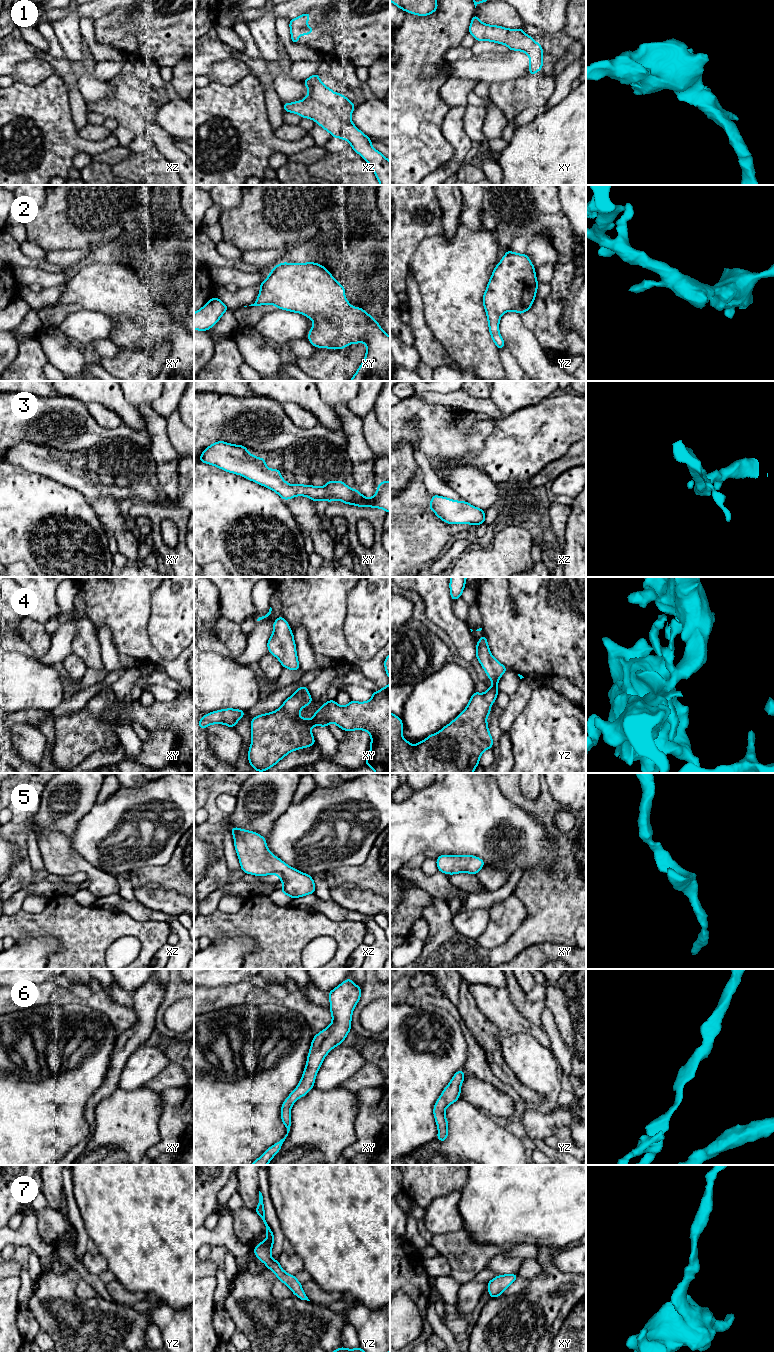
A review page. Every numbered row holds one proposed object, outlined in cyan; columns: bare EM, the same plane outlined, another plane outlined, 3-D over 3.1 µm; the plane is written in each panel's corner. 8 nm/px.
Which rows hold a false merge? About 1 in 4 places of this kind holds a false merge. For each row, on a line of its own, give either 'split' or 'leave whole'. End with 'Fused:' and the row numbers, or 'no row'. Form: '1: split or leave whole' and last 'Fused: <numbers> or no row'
1: leave whole
2: leave whole
3: leave whole
4: leave whole
5: leave whole
6: leave whole
7: leave whole
Fused: no row

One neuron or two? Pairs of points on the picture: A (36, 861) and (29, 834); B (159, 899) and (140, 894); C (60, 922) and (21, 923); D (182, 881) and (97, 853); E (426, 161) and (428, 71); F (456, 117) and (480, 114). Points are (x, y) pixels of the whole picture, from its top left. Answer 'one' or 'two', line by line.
A: one
B: one
C: one
D: two
E: two
F: two

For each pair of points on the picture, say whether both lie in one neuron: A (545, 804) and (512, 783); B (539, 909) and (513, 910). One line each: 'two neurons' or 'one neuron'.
A: one neuron
B: two neurons

